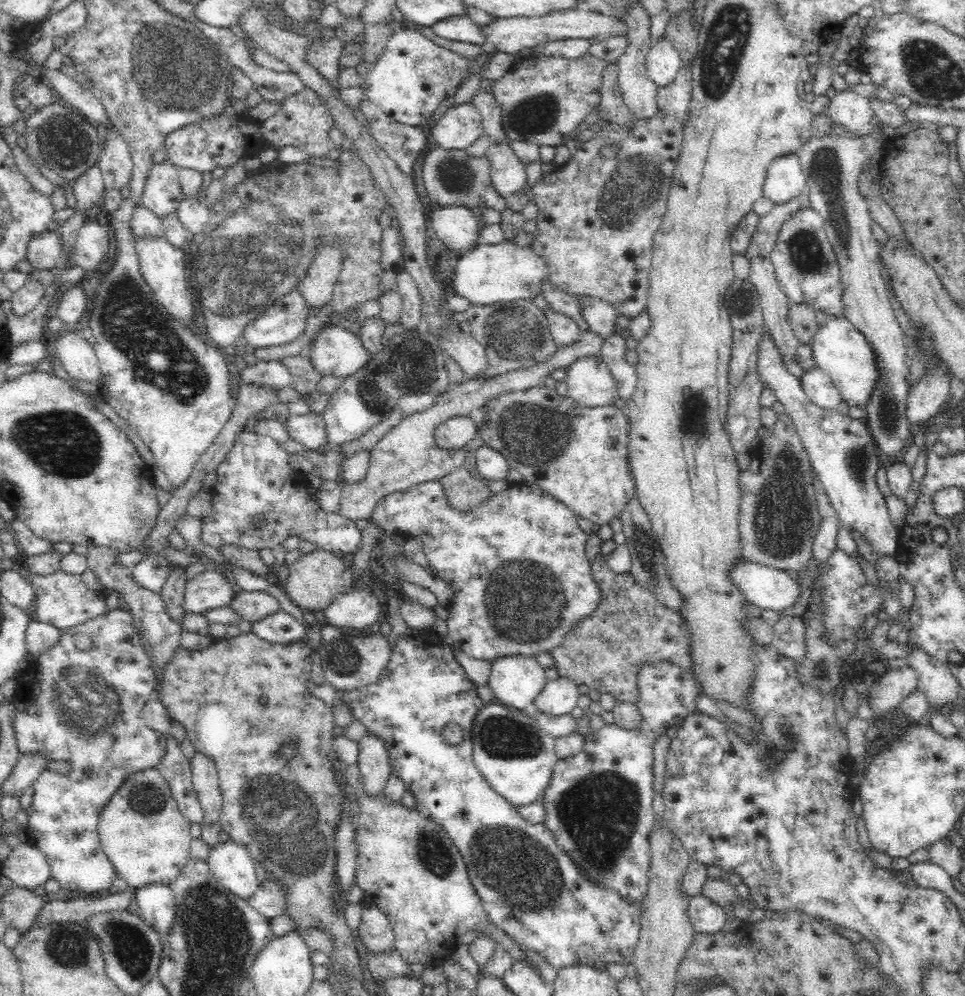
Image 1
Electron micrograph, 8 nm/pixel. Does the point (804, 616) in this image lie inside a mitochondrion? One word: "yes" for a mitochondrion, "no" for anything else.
no

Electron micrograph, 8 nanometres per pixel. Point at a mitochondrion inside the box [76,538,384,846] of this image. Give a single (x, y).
(344, 657)

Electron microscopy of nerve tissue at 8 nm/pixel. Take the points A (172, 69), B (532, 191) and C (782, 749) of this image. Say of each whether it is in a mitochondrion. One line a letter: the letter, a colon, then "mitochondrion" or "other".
A: mitochondrion
B: other
C: mitochondrion

